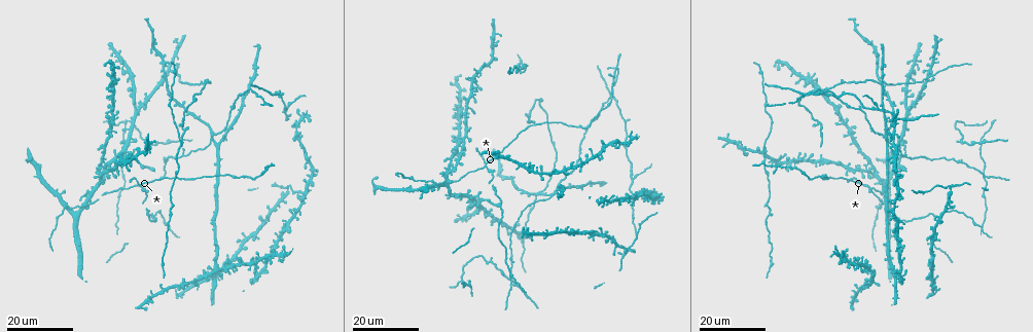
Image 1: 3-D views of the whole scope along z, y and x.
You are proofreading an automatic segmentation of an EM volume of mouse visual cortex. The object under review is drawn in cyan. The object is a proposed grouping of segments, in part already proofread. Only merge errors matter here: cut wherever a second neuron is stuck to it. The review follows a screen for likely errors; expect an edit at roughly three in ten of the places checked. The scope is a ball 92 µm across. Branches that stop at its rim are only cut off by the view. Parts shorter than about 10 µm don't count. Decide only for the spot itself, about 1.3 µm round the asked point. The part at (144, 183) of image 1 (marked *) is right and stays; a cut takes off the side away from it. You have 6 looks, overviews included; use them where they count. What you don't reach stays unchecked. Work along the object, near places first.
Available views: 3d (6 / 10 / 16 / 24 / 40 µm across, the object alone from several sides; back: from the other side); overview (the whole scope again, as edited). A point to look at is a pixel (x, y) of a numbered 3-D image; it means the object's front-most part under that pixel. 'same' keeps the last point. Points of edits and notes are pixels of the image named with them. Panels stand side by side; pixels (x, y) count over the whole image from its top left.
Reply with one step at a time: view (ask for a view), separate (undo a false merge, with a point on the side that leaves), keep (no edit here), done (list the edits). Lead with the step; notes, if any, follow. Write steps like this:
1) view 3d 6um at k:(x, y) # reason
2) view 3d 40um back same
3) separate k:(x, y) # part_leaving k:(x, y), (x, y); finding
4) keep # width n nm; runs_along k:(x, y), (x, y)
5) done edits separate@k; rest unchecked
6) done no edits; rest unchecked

view 3d 24um at 1:(864, 185) # a fork

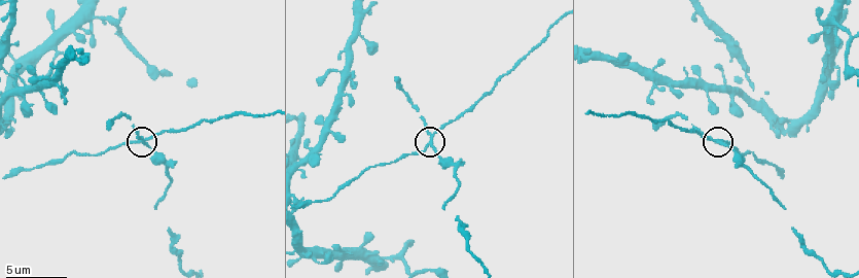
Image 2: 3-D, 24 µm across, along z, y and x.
view 3d 10um at 2:(141, 142)

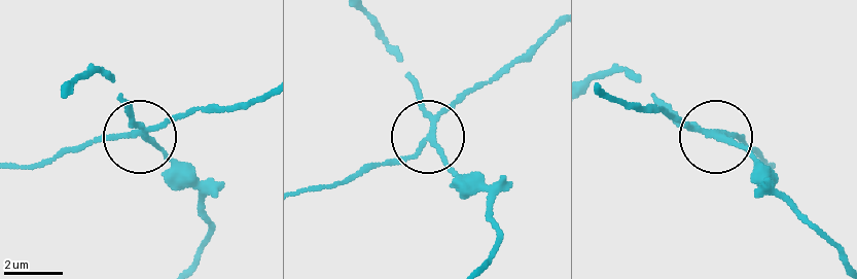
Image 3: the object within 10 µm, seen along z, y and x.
separate 3:(128, 111) # width 170 nm; part_leaving 3:(714, 136), (734, 143), (808, 216); a second neuron is stuck on

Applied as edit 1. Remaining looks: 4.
view 3d 24um at 1:(436, 184) # three arms meet

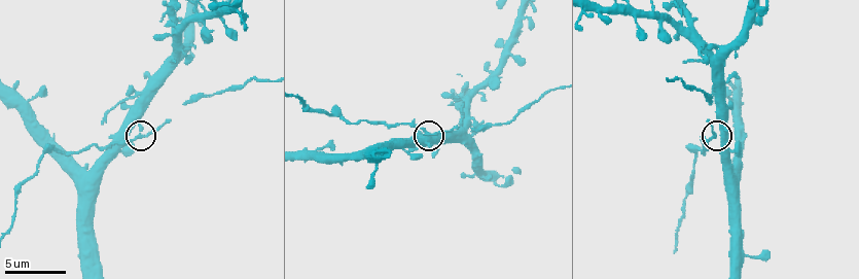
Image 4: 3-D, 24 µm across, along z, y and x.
view 3d 10um at 4:(426, 134)

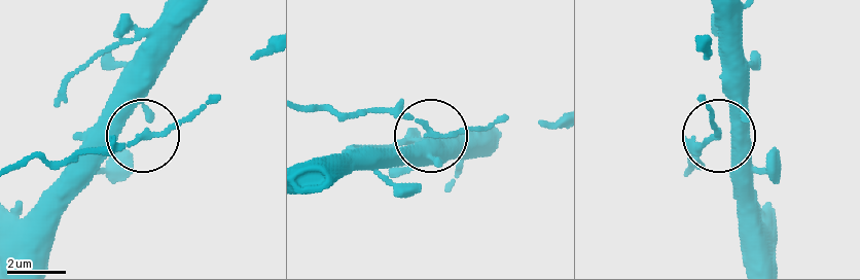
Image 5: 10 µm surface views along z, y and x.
keep # width 180 nm; runs_along 5:(554, 120), (503, 115), (436, 138), (399, 113), (372, 108); continuous, no second neuron

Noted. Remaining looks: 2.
view 3d 24um at 1:(169, 210) # narrows sharply

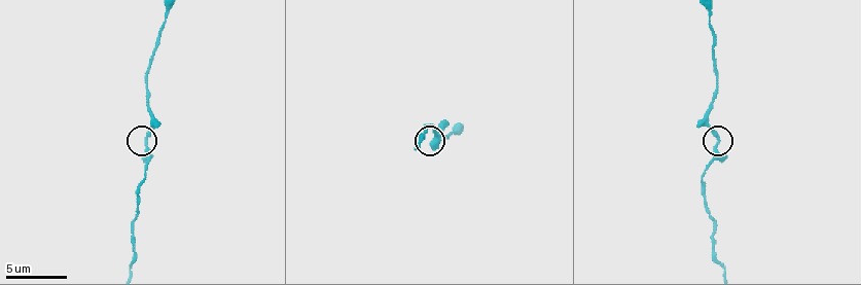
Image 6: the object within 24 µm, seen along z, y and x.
view 3d 6um at 6:(146, 140)

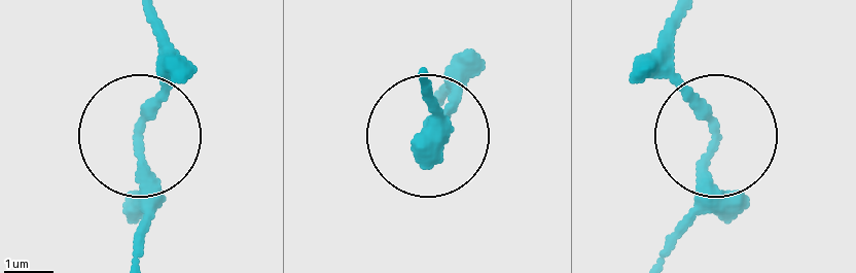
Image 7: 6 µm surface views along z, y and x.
keep # runs_along 7:(148, 16), (169, 91), (144, 140), (144, 246); all the same neuron

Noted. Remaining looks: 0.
done edits separate@3; rest unchecked

